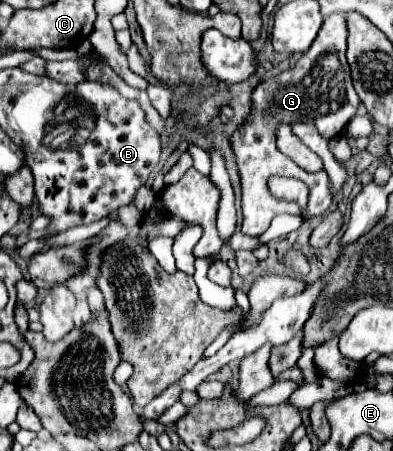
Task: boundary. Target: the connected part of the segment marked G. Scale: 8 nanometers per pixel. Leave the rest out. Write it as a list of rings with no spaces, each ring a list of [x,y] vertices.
[[[328,16],[304,56],[294,64],[294,68],[276,74],[260,82],[252,92],[250,114],[244,124],[234,130],[232,146],[236,152],[240,184],[242,184],[242,224],[241,231],[248,236],[260,236],[266,232],[268,224],[278,214],[298,214],[300,208],[296,202],[278,200],[268,188],[270,176],[286,176],[302,180],[310,188],[310,216],[322,216],[332,206],[330,182],[325,170],[308,173],[302,170],[290,158],[276,150],[276,124],[296,124],[310,122],[322,136],[340,136],[346,124],[358,110],[360,100],[356,102],[356,92],[352,88],[350,68],[346,64],[346,24],[344,16]]]

